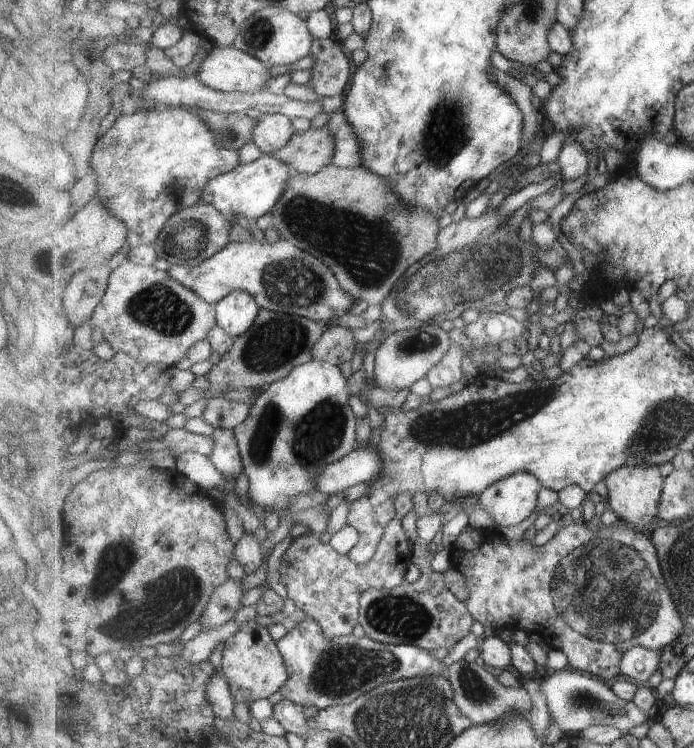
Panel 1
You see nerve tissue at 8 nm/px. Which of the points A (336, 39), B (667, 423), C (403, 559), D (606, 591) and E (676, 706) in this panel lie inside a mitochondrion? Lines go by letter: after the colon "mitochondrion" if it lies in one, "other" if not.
A: other
B: mitochondrion
C: other
D: mitochondrion
E: other

